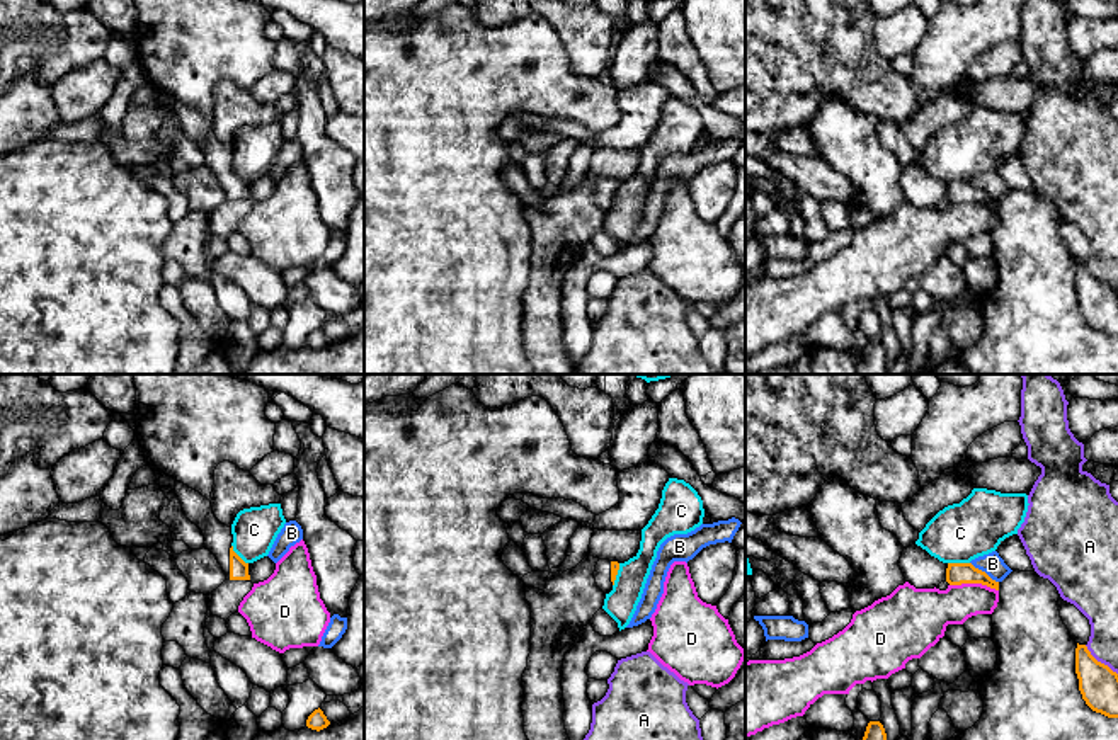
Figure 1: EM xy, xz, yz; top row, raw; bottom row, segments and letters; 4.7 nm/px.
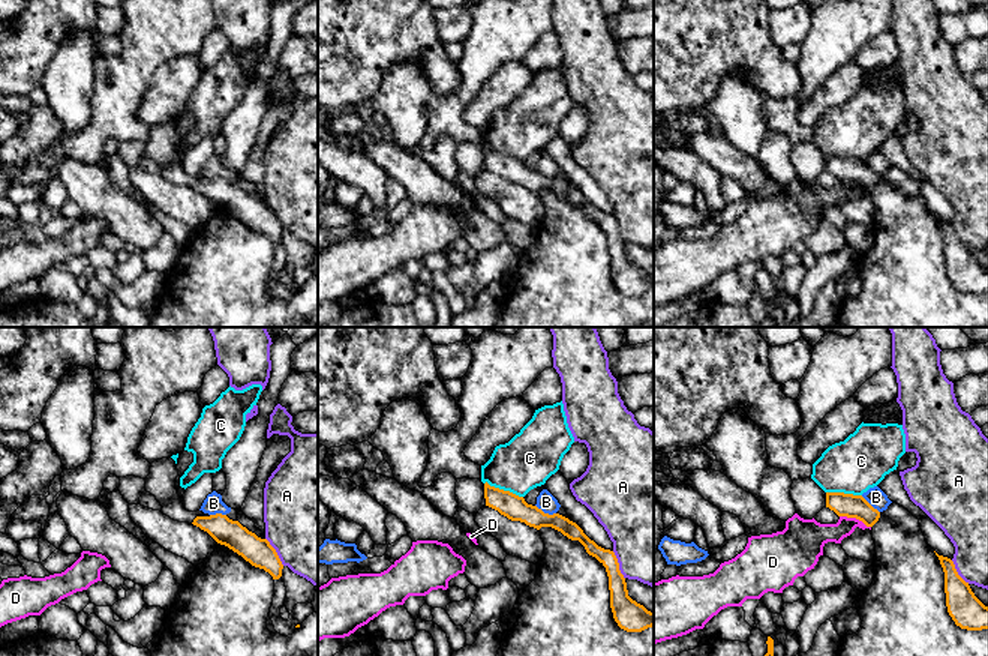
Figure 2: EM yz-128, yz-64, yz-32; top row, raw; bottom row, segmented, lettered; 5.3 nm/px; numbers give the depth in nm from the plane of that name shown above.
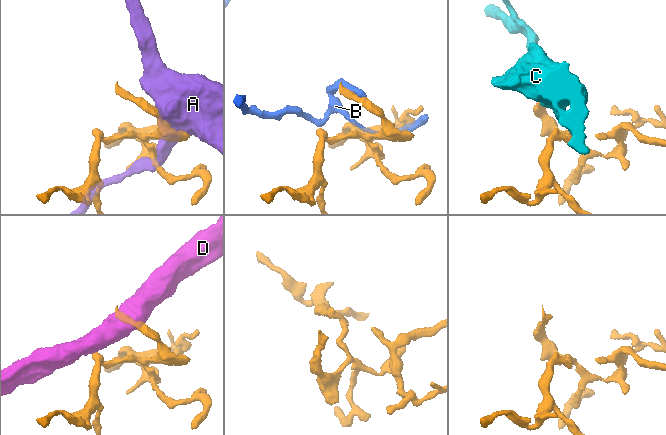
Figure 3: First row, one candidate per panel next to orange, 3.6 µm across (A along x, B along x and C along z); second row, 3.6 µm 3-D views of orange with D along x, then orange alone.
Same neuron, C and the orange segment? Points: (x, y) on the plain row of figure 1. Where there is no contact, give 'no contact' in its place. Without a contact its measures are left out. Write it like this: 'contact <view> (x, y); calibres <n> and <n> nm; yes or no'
contact yz (958, 182); calibres 110 and 280 nm; no

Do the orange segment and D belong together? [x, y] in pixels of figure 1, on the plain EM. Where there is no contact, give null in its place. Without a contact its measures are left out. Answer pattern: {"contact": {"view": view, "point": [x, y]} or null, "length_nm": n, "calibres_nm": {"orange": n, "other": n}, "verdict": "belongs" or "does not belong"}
{"contact": {"view": "yz", "point": [974, 201]}, "length_nm": 240, "calibres_nm": {"orange": 110, "other": 220}, "verdict": "does not belong"}

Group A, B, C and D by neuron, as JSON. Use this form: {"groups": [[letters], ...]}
{"groups": [["A"], ["B"], ["C"], ["D"]]}

